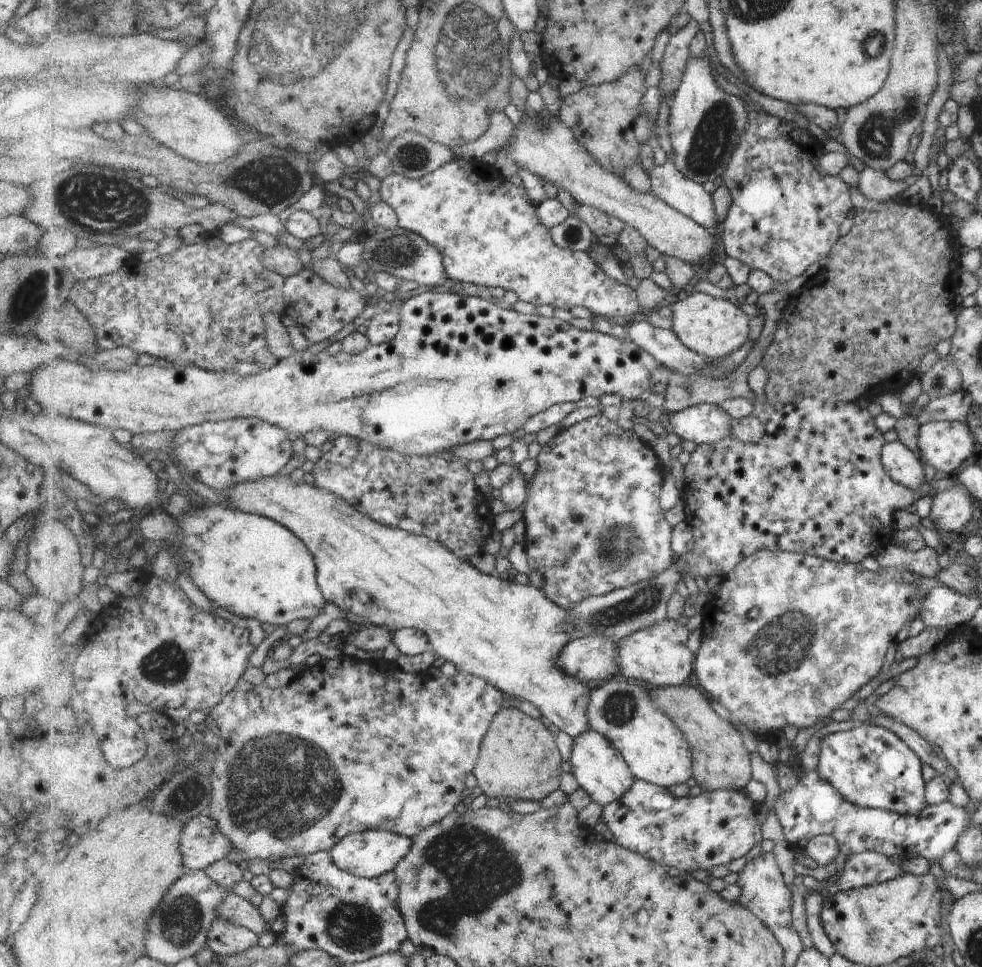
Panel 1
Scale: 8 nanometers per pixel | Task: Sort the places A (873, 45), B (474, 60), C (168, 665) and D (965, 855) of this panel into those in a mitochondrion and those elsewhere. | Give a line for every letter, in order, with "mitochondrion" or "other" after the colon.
A: mitochondrion
B: mitochondrion
C: mitochondrion
D: other

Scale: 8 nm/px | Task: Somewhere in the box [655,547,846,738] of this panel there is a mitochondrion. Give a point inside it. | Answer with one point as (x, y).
(778, 650)

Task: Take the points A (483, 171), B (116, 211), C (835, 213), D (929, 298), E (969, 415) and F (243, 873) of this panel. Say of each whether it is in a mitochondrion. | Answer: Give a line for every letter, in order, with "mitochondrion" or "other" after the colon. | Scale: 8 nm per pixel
A: other
B: mitochondrion
C: other
D: other
E: other
F: other

